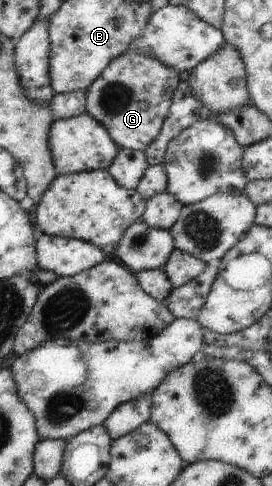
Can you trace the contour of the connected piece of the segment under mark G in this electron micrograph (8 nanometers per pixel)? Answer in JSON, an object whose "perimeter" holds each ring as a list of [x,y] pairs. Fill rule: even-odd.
{"perimeter":[[[124,52],[84,91],[85,113],[106,129],[117,146],[143,152],[158,134],[178,83],[178,74],[171,68],[140,53]]]}

